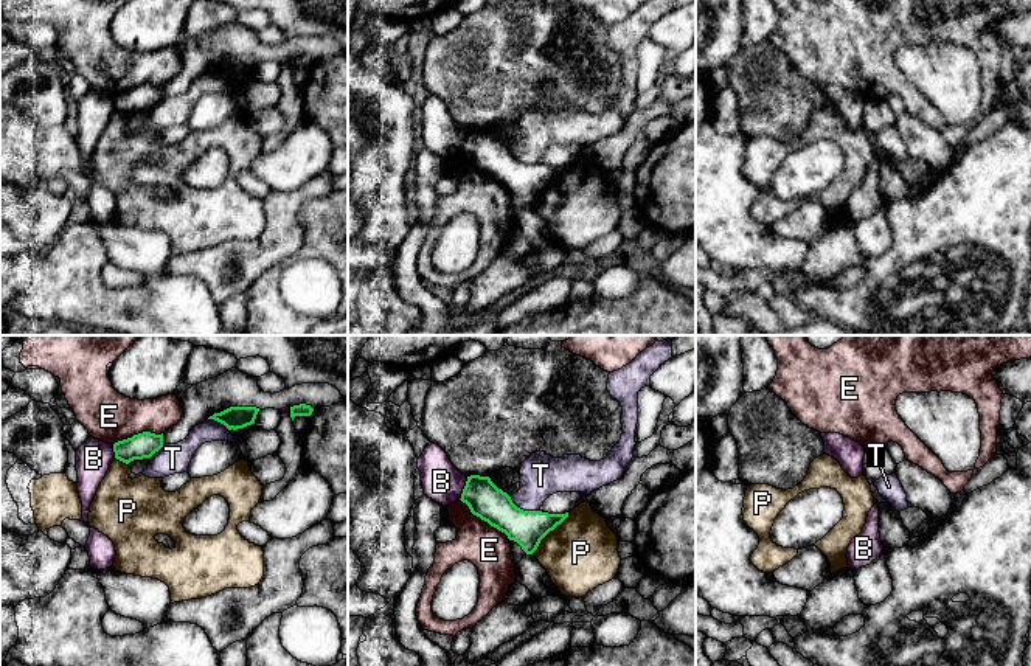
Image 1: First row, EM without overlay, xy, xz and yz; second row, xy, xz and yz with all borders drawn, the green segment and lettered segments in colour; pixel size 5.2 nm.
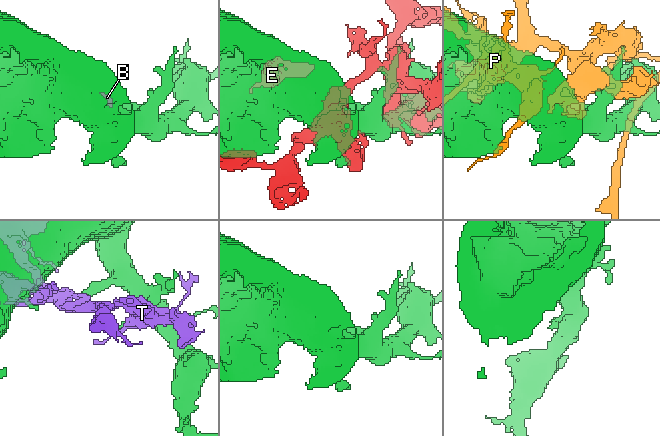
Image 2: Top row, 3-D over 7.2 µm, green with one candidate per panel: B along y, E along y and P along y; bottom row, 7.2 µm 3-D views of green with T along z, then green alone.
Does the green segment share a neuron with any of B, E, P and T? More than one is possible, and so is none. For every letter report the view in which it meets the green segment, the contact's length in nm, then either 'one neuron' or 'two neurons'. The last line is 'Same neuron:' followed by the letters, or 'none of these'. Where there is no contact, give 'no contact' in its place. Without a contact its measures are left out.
B: meets green in xz; contact 130 nm long; two neurons
E: meets green in xz; contact 340 nm long; two neurons
P: meets green in xz; contact 300 nm long; two neurons
T: meets green in xz; contact 180 nm long; two neurons
Same neuron: none of these

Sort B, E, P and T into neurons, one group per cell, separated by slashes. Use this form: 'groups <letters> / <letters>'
groups B / E / P / T

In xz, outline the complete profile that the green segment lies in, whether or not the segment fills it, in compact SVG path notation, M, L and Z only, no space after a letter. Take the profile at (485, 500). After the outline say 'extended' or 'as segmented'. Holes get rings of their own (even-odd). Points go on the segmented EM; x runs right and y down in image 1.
M480 475L467 477L460 500L474 515L517 542L526 554L533 554L540 540L568 517L568 512L523 511L489 477Z; as segmented

